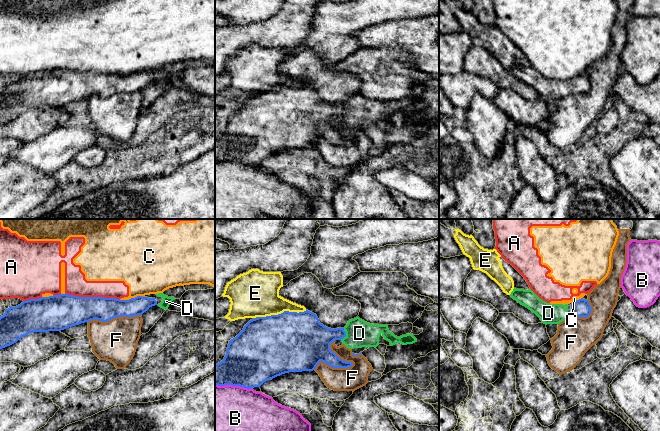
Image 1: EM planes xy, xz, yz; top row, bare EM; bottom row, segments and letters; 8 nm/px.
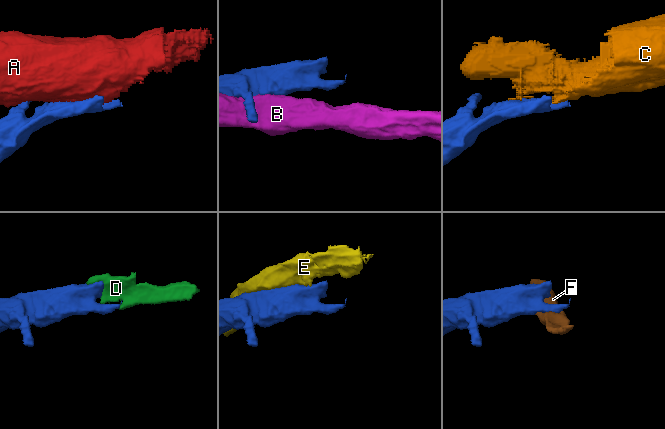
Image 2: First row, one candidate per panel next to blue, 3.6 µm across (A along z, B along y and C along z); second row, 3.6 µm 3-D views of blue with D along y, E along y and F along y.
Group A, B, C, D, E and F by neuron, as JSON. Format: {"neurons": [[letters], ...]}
{"neurons": [["A", "C"], ["B"], ["D"], ["E"], ["F"]]}

